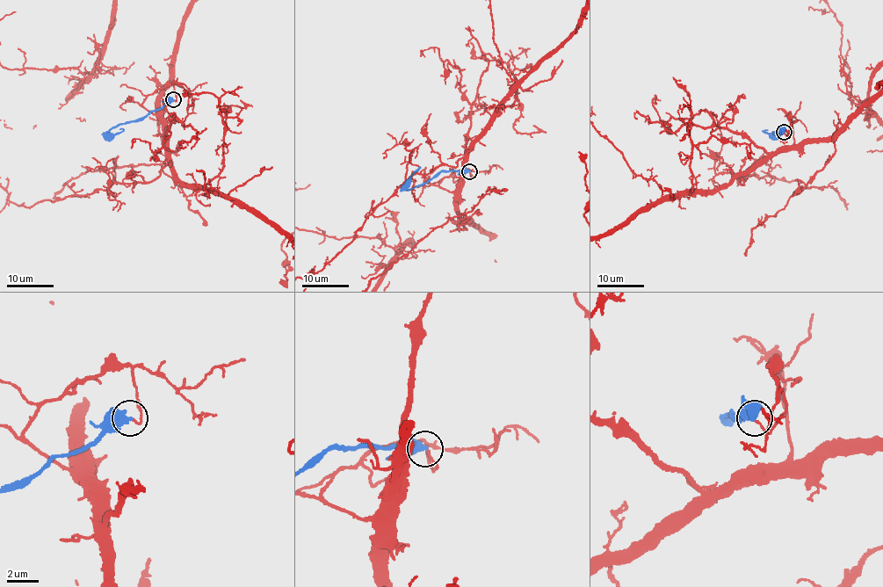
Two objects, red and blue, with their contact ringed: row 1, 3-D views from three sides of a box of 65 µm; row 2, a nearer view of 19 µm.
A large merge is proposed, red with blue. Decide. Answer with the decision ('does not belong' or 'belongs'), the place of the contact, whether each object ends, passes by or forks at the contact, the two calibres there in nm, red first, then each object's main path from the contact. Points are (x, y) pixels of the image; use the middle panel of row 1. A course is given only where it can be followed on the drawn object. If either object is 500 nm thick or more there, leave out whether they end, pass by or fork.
does not belong; at (469, 171); 110 nm thick on the red side, 500 nm on the other; blue runs (469, 170), (438, 172), (427, 183), (406, 189), (406, 183), (416, 171)

